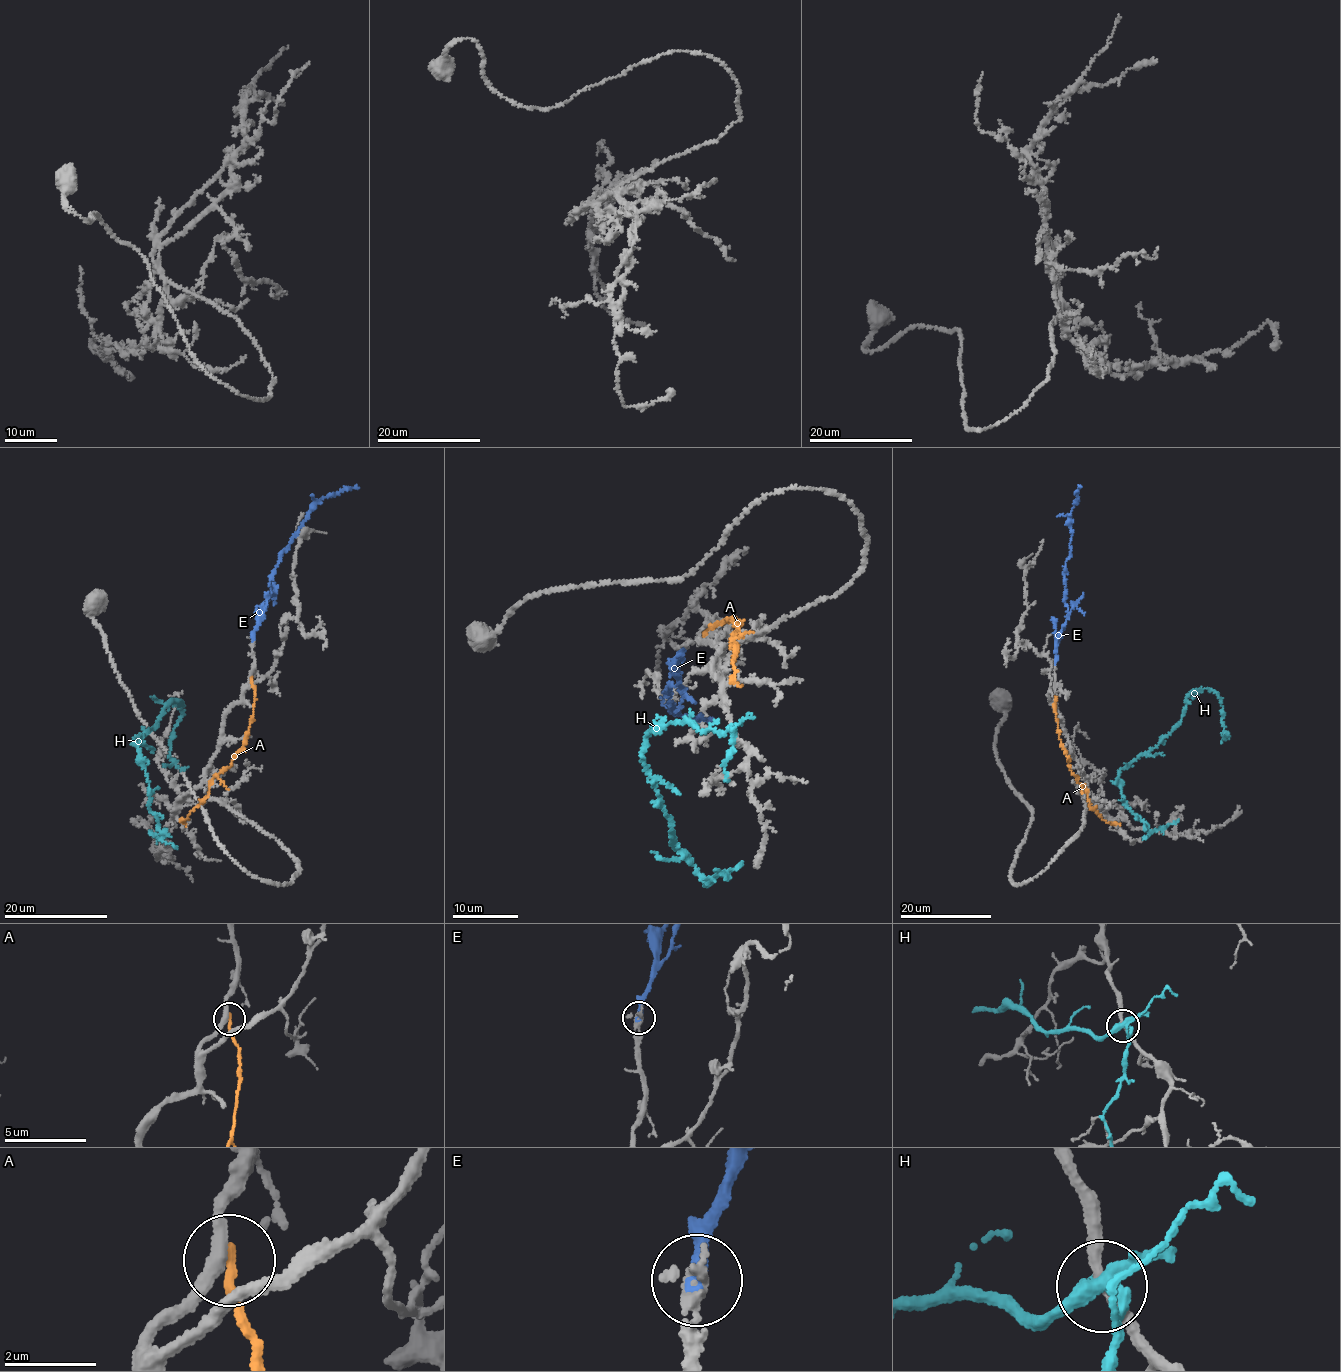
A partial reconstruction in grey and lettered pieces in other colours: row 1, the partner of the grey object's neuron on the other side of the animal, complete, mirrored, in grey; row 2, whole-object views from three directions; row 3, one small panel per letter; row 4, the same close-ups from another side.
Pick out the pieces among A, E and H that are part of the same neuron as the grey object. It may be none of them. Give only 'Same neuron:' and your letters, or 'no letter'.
Same neuron: E

